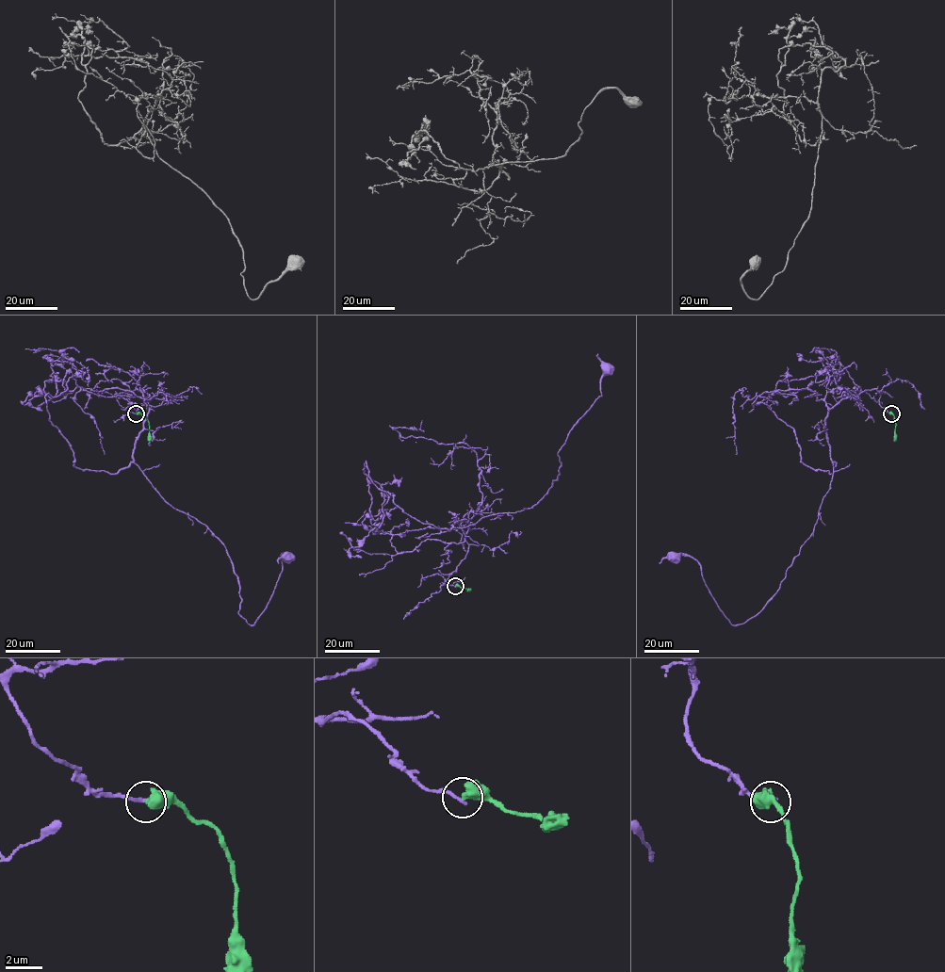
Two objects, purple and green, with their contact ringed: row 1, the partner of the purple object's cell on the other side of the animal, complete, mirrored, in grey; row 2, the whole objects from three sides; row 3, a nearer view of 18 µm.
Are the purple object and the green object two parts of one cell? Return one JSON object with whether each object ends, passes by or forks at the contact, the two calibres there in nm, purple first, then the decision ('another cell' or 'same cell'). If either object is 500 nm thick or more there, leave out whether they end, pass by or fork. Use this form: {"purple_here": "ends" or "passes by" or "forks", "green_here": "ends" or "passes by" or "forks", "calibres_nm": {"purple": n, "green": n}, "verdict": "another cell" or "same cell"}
{"calibres_nm": {"purple": 220, "green": 600}, "verdict": "another cell"}

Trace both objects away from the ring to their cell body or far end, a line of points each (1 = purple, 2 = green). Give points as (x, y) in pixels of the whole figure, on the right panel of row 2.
1: (891, 413), (875, 389), (829, 410), (833, 473), (811, 536), (744, 623), (720, 608), (695, 559), (675, 557)
2: (891, 413), (895, 425), (894, 442)

